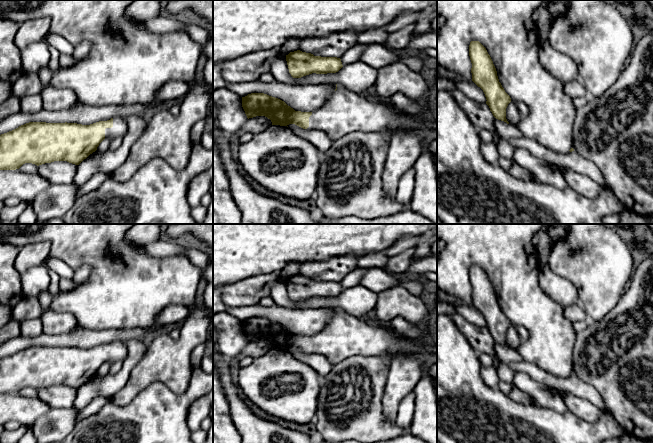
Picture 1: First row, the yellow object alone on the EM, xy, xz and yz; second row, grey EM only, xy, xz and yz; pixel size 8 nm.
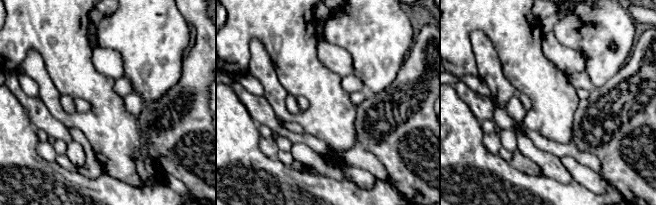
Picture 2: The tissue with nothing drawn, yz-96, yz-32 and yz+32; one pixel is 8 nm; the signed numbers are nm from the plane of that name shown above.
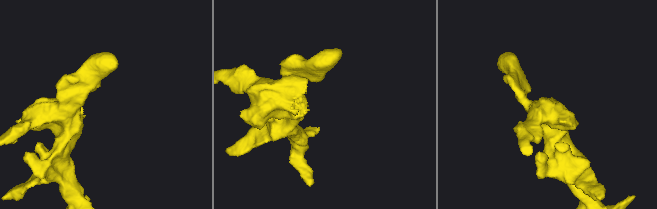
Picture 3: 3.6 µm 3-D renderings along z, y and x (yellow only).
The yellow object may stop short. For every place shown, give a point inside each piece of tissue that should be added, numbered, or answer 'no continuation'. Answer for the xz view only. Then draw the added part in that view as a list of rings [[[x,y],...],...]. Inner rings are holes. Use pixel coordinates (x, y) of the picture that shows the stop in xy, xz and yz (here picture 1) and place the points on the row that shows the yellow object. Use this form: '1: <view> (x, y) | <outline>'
1: xz (345, 111) | [[[344,86],[309,117],[307,130],[321,130],[335,141],[352,132],[431,132],[437,122],[399,112],[386,103],[370,101]]]

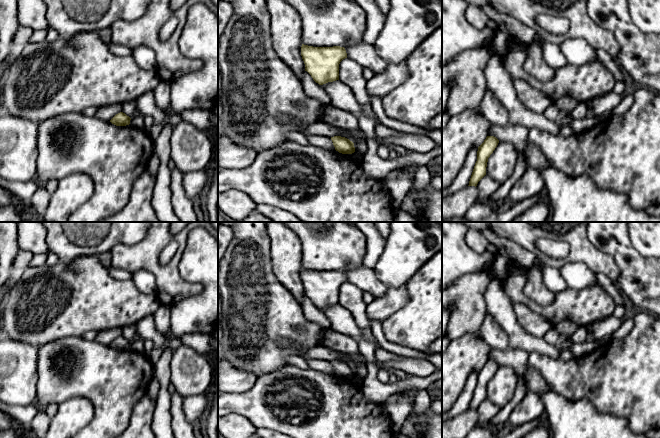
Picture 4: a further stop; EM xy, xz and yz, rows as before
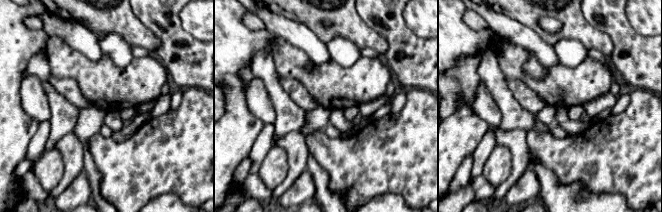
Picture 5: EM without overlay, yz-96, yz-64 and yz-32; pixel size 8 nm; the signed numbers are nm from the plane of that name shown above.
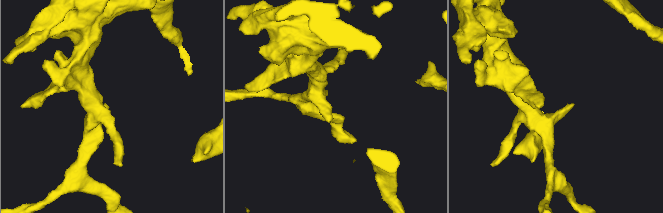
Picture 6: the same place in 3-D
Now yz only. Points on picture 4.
no continuation

